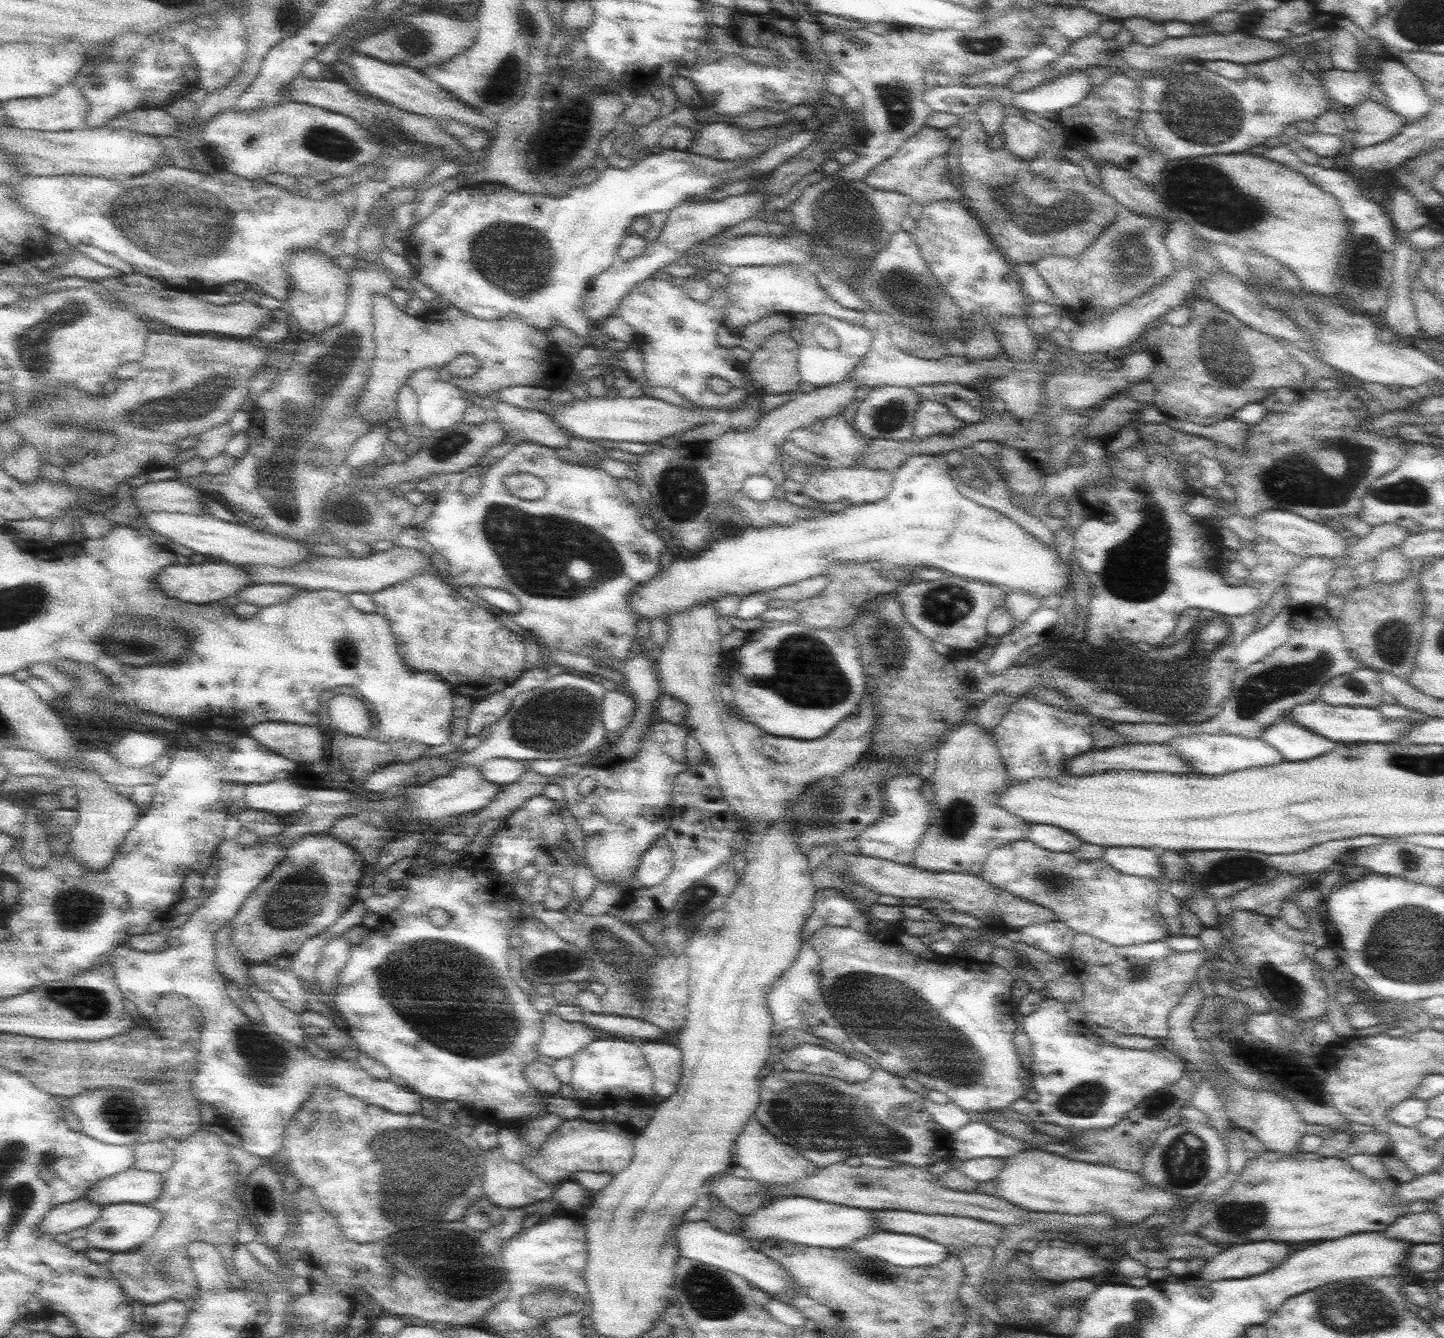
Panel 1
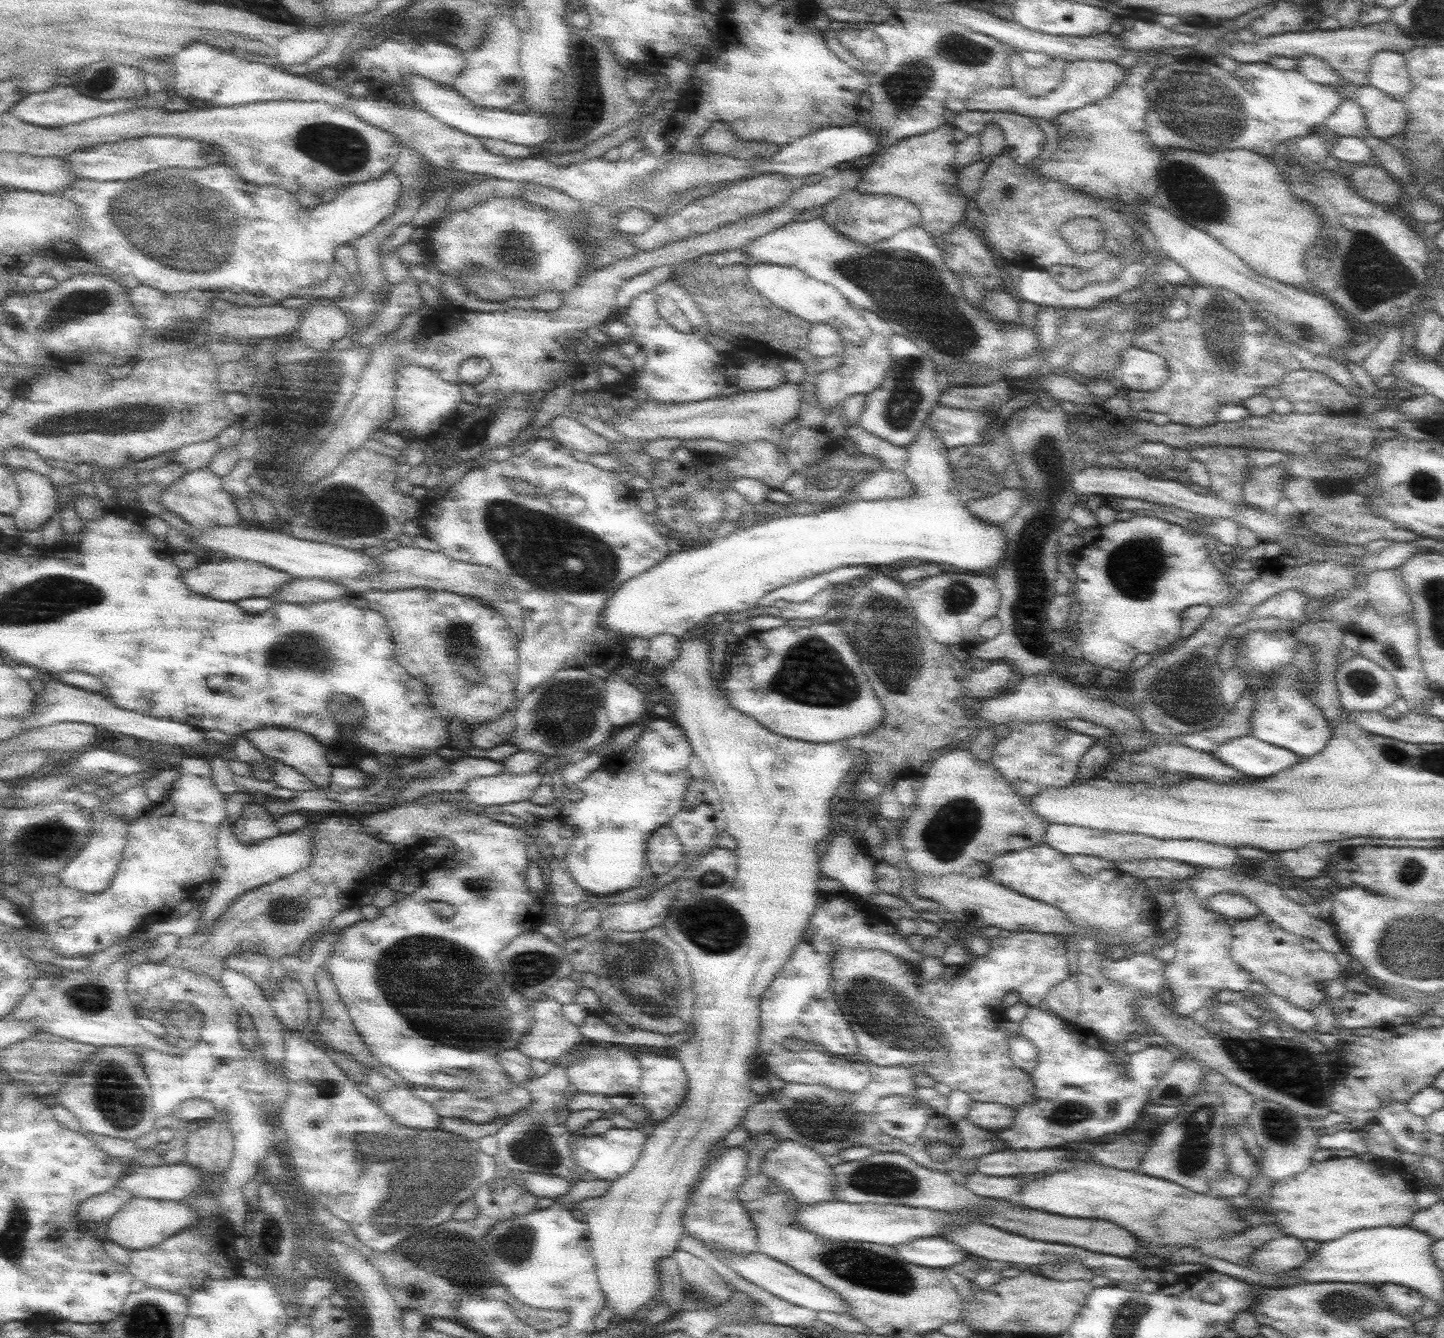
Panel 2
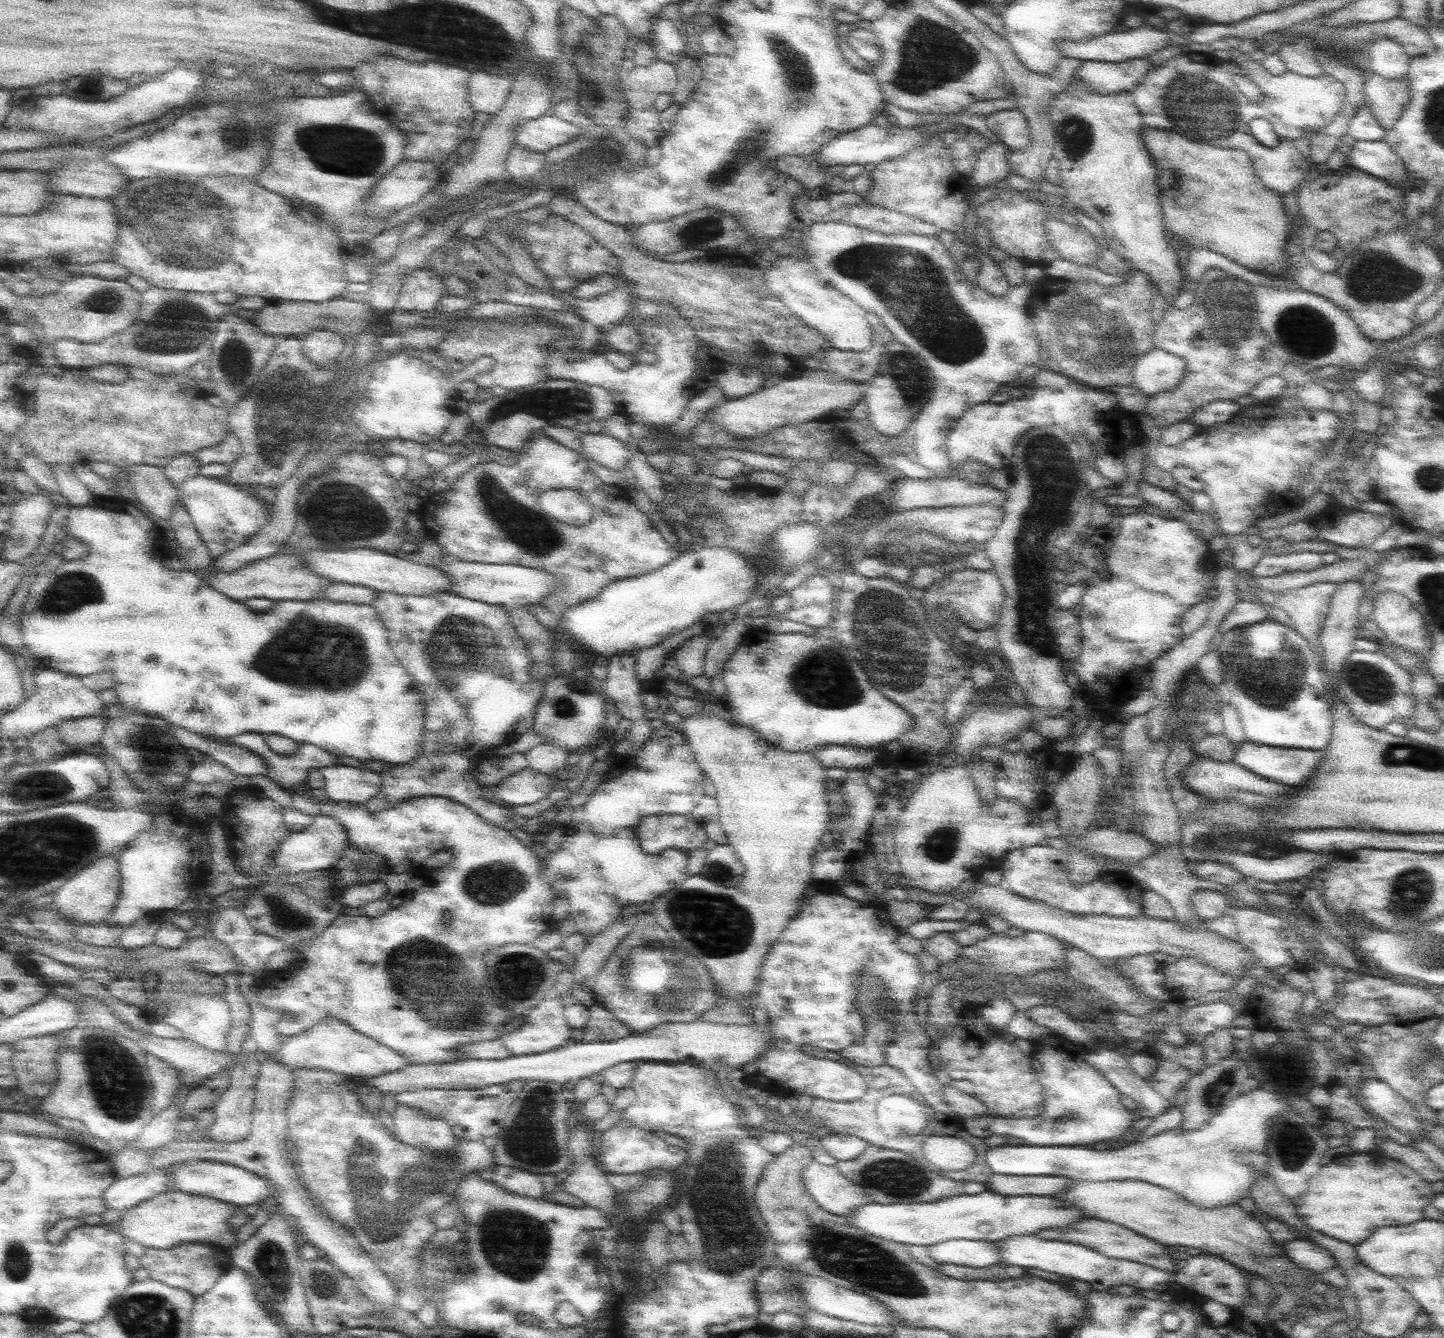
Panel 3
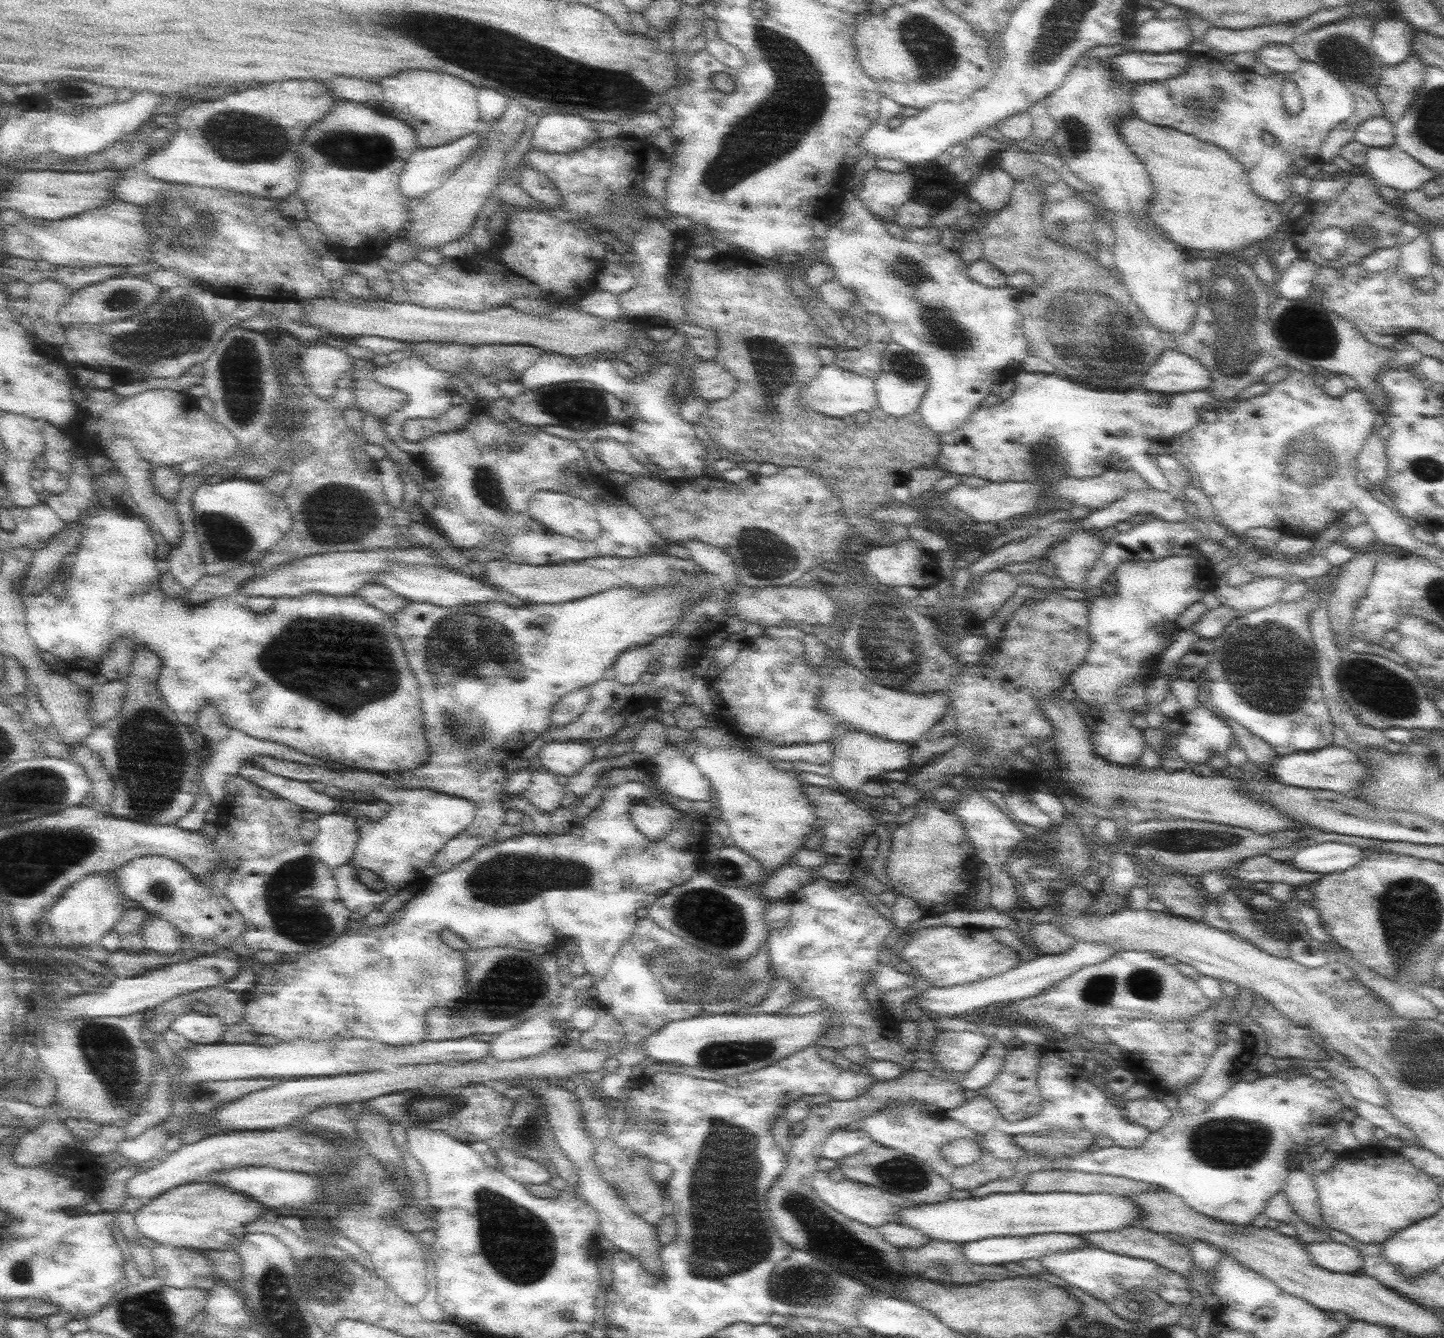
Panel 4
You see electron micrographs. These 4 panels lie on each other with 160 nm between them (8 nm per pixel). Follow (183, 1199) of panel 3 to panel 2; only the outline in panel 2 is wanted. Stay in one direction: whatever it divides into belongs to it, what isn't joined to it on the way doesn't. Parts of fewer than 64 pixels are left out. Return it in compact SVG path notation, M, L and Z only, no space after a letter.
M135 1196L107 1222L106 1238L117 1242L124 1248L130 1248L130 1250L144 1250L158 1246L171 1236L195 1226L198 1221L200 1221L198 1212L184 1201L158 1200Z

